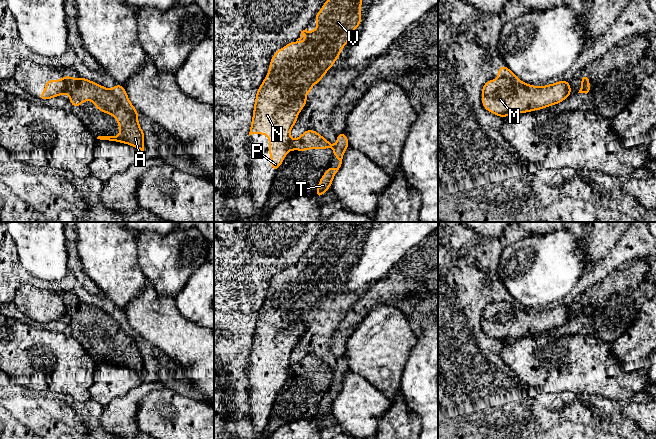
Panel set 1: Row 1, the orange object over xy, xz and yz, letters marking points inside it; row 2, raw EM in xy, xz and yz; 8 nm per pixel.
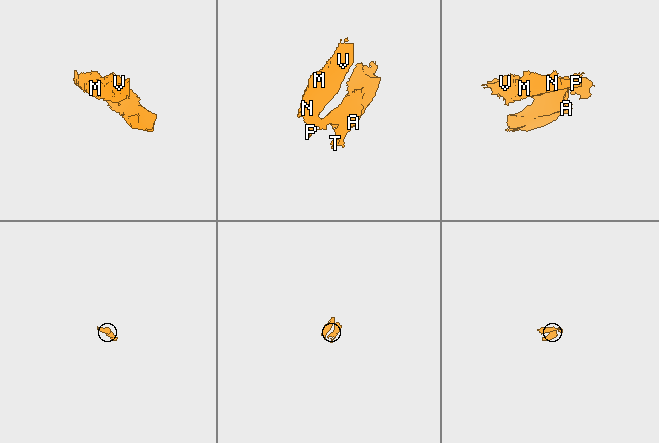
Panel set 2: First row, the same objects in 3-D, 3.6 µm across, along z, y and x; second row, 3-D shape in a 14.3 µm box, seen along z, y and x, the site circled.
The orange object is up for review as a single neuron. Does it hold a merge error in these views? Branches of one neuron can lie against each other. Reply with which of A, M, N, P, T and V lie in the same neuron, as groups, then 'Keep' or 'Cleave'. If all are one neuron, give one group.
Groups: A T / M N P V. Cleave

